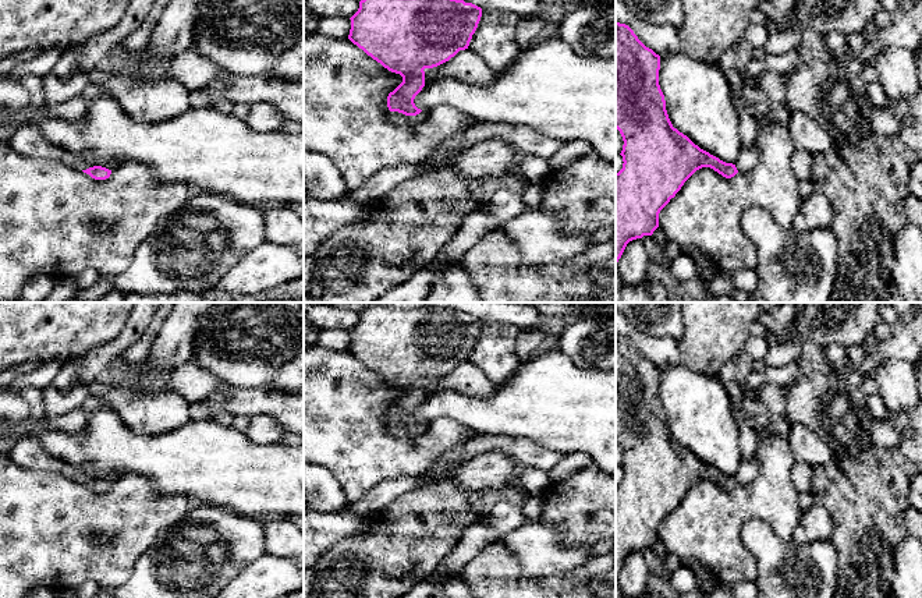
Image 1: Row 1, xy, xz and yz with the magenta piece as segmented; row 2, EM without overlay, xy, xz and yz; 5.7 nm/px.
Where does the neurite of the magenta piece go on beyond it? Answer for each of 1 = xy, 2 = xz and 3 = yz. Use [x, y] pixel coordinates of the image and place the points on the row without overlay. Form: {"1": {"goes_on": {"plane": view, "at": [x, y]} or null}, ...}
{"1": {"goes_on": {"plane": "xy", "at": [80, 476]}}, "2": {"goes_on": {"plane": "xz", "at": [399, 431]}}, "3": {"goes_on": {"plane": "yz", "at": [748, 469]}}}

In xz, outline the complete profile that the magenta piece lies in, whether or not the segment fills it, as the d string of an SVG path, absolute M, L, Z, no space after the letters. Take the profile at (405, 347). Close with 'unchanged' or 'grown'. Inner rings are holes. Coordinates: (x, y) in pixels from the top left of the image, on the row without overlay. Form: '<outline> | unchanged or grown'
M375 305L359 314L358 323L350 330L348 351L384 381L403 389L403 394L387 408L391 435L403 440L415 440L426 432L426 424L414 415L425 399L423 382L437 379L460 362L468 361L480 329L480 319L446 308L398 309Z | grown

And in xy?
M65 466L61 471L67 478L81 482L89 486L95 492L106 492L110 489L111 484L118 478L118 474L111 471L104 480L95 478L91 473L85 470L75 468L72 466Z | grown

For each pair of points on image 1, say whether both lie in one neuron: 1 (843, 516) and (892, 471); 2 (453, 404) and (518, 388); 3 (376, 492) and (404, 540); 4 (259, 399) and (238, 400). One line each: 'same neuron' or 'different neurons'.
1: same neuron
2: same neuron
3: different neurons
4: same neuron

